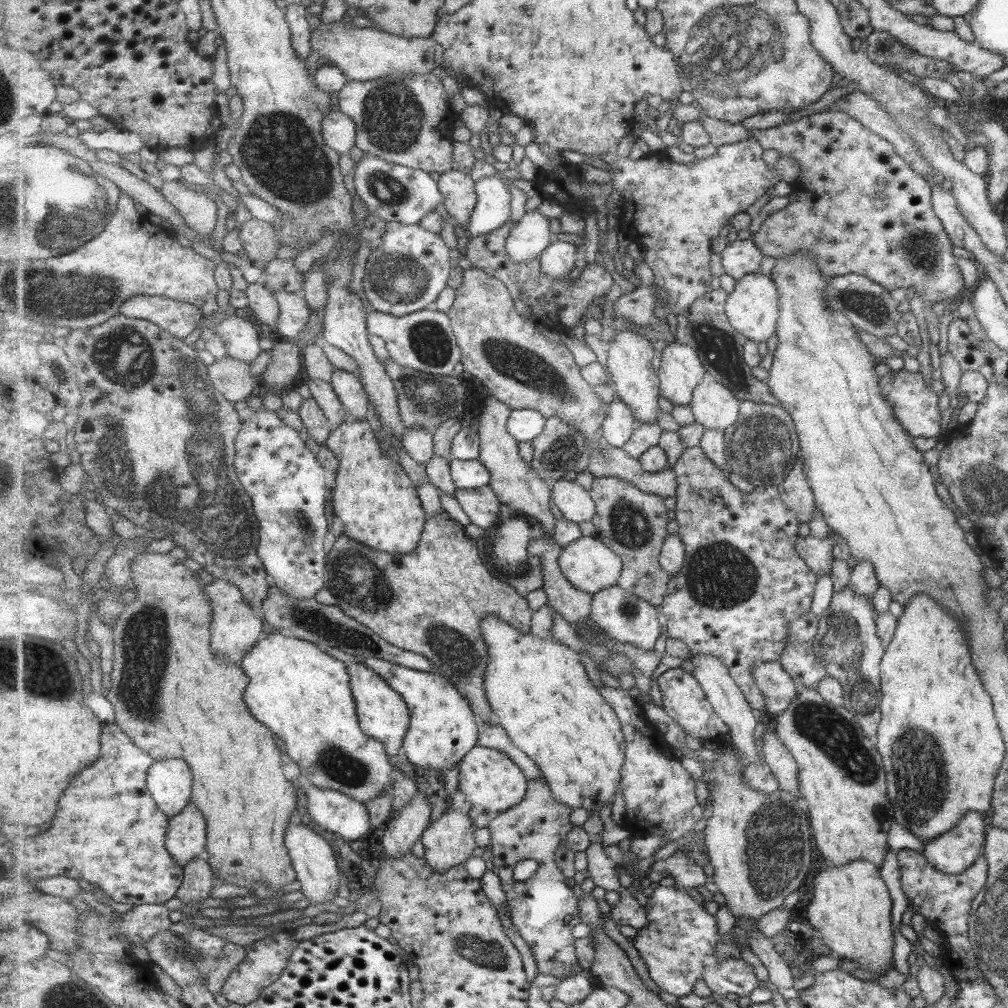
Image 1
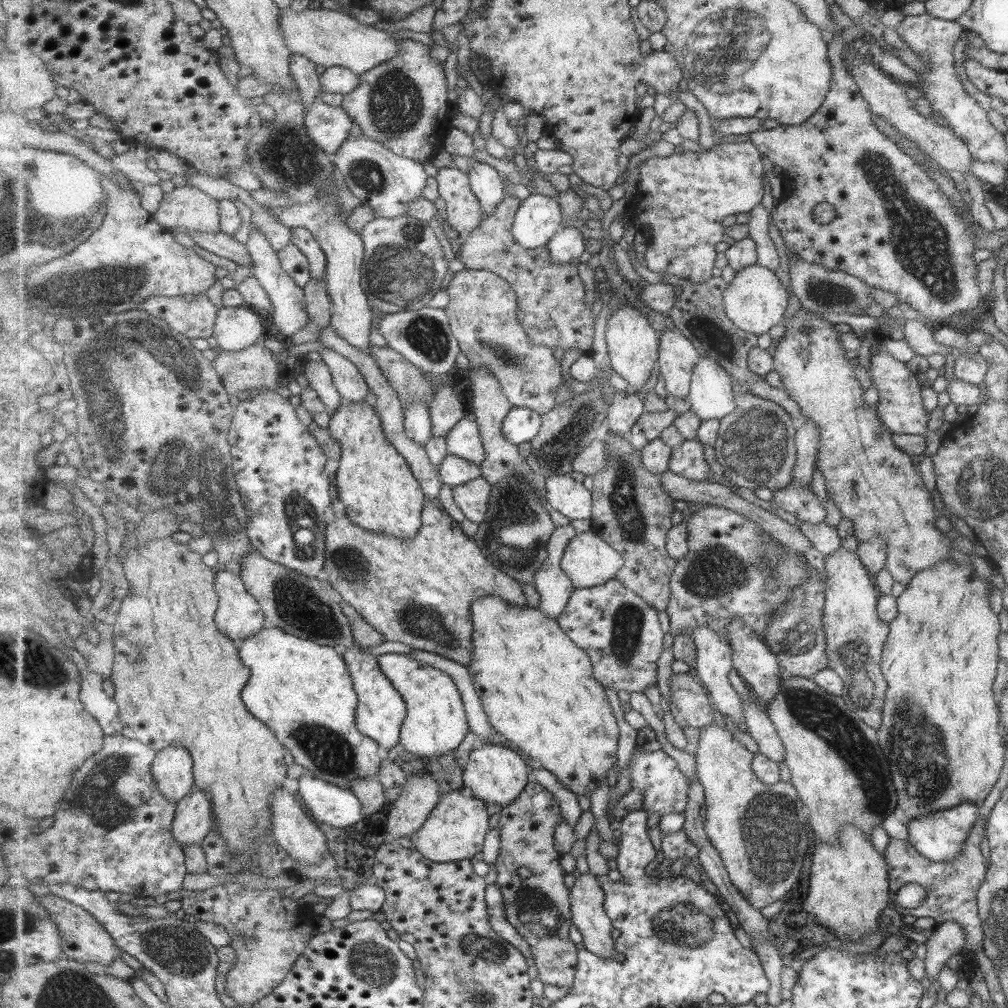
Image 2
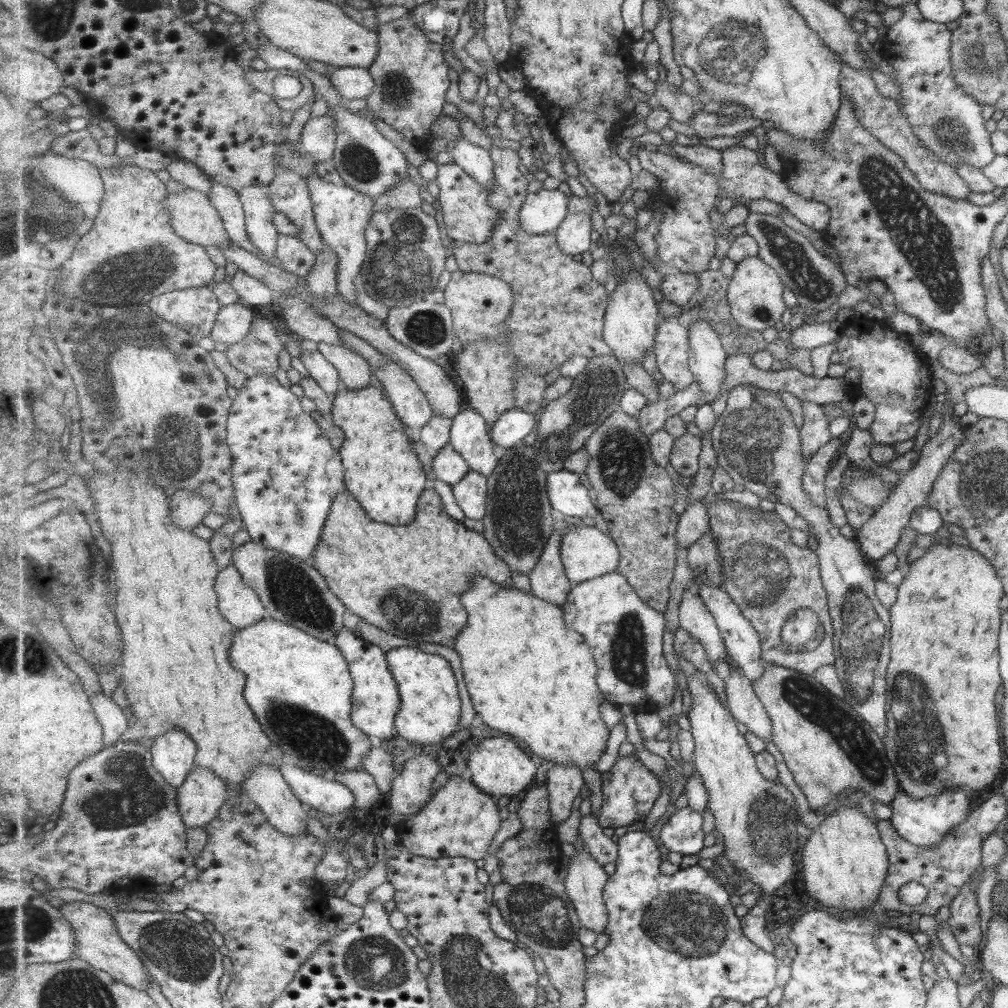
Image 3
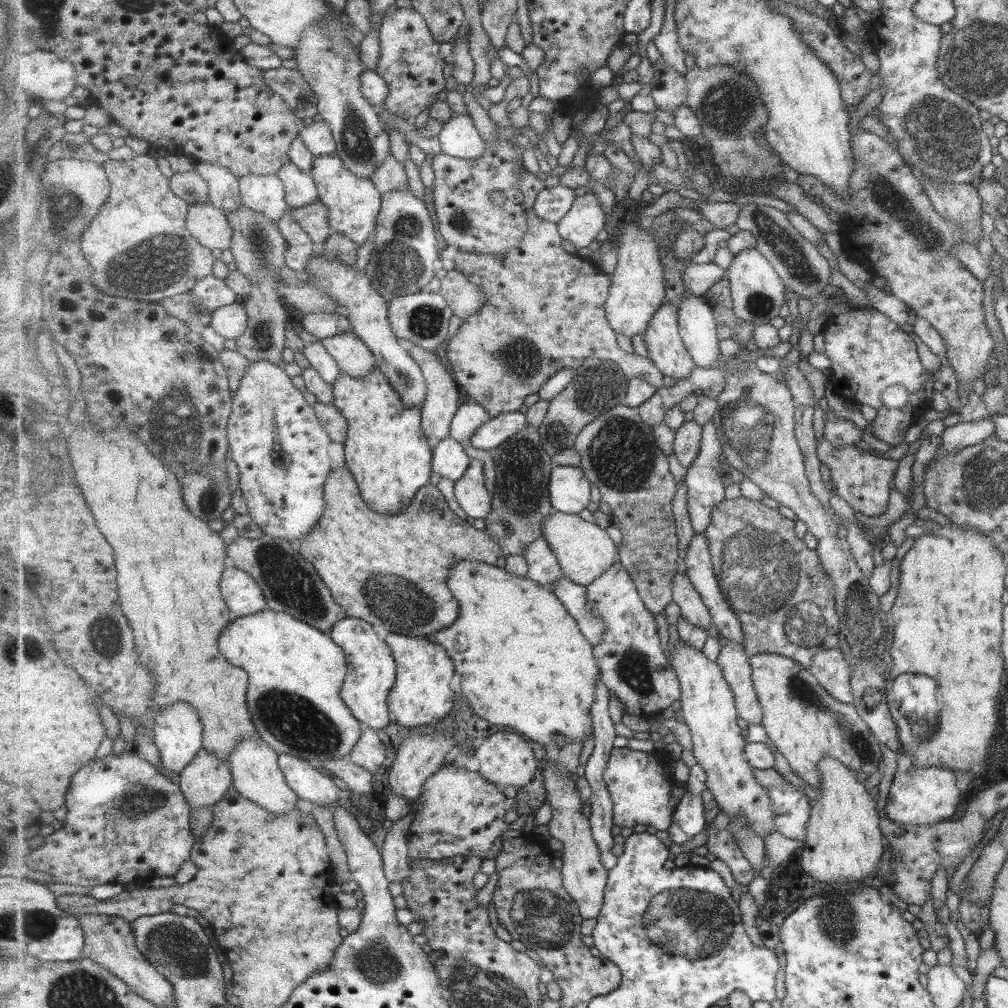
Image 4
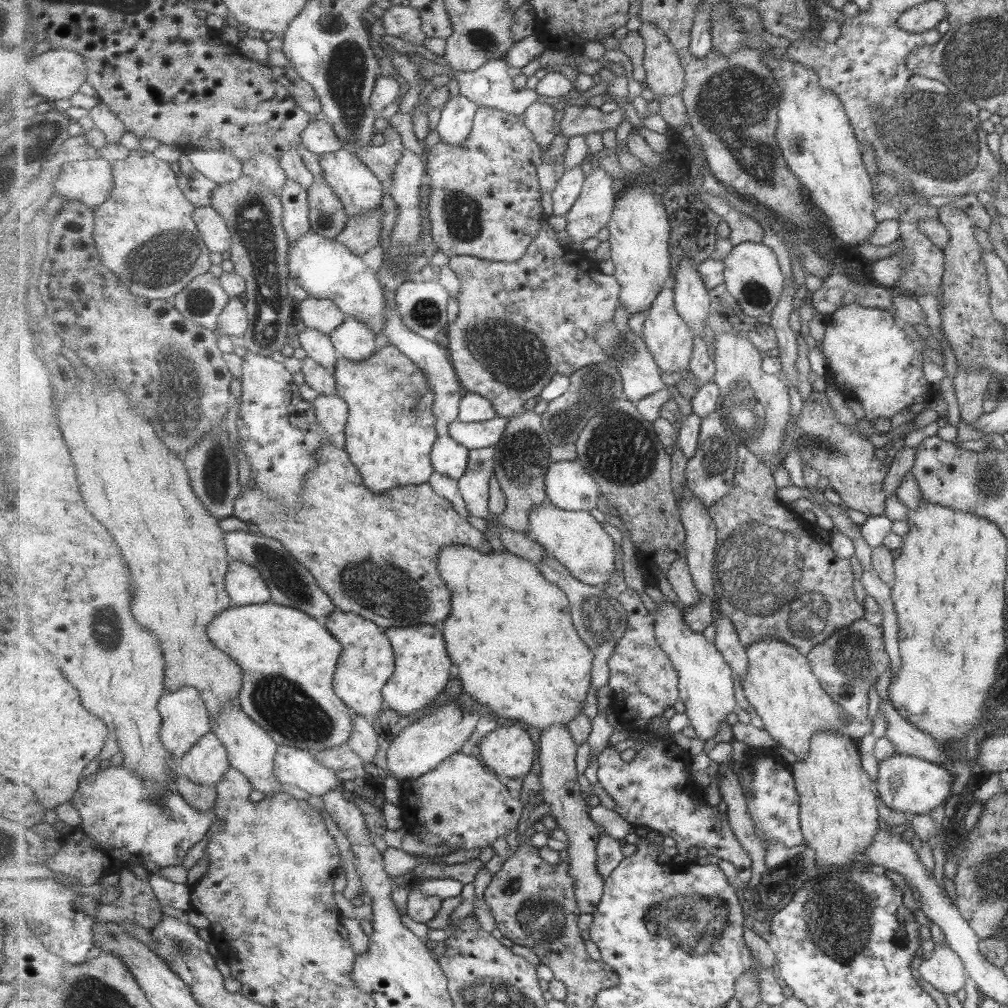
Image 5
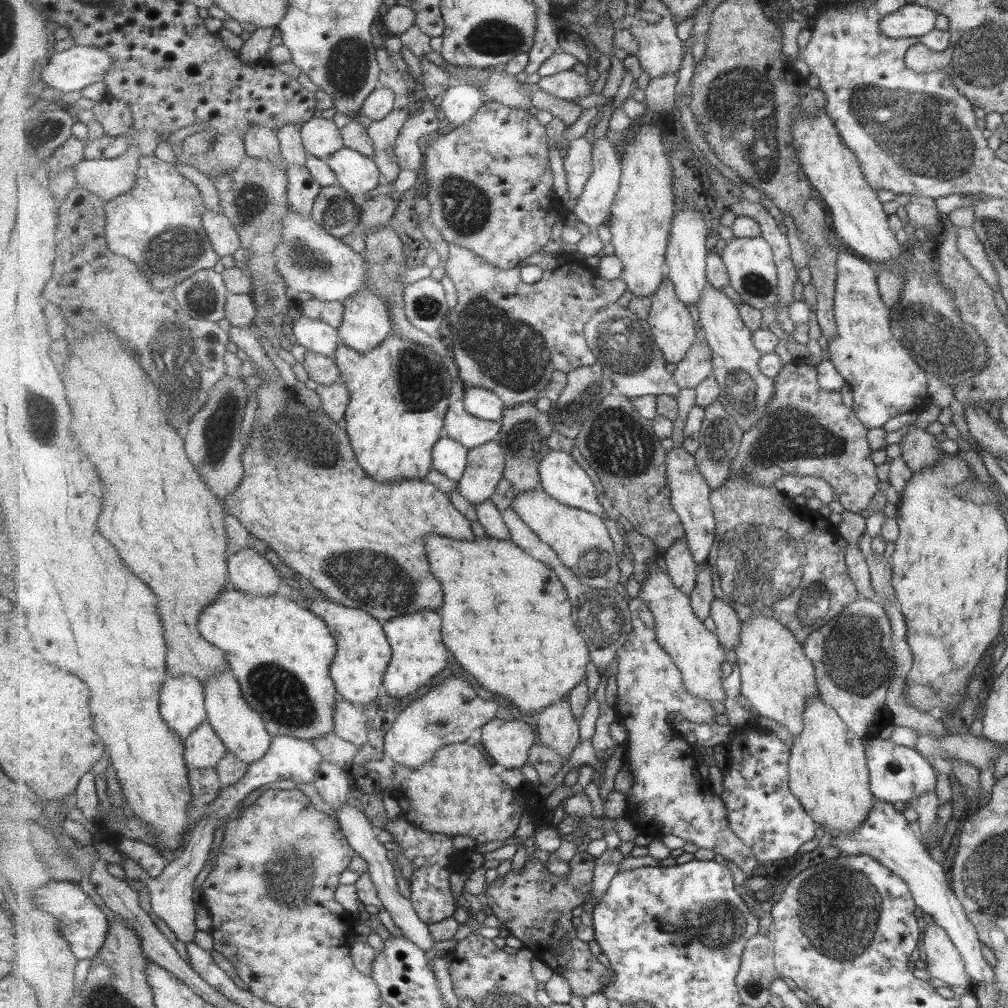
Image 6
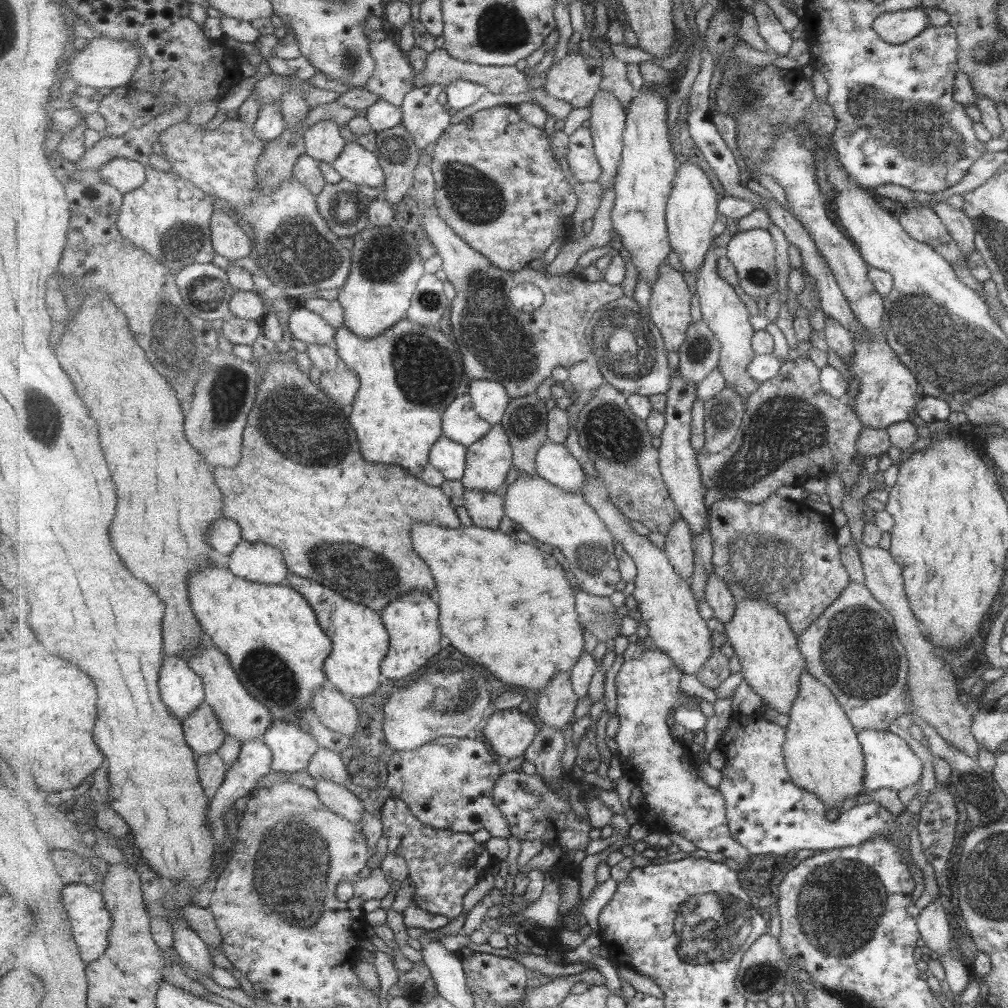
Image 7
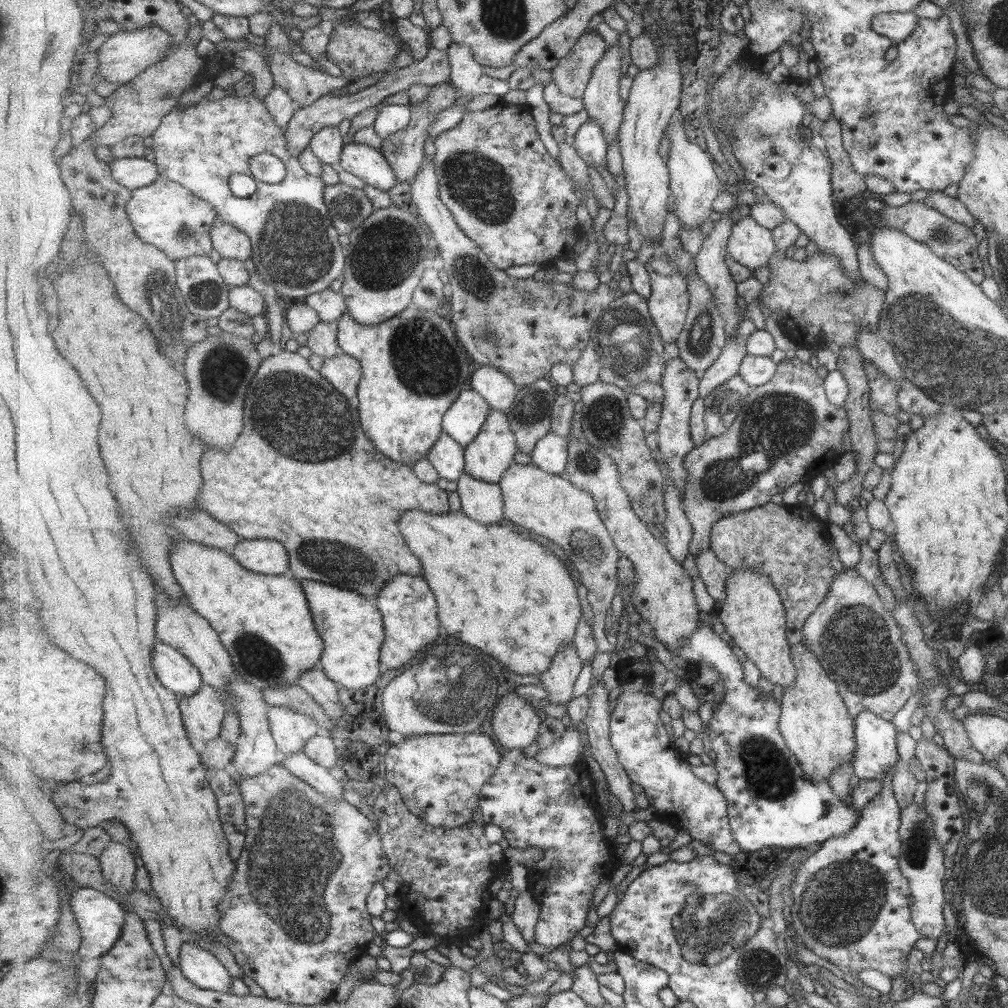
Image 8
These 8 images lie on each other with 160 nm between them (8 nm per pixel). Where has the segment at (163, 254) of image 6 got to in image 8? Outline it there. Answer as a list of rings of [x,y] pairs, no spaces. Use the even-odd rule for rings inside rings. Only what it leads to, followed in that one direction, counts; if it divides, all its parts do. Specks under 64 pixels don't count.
[[[161,175],[151,186],[132,191],[126,211],[139,239],[157,247],[175,261],[193,255],[207,256],[215,250],[213,222],[218,210],[215,210],[211,202],[195,196],[186,186],[173,182],[167,176]]]

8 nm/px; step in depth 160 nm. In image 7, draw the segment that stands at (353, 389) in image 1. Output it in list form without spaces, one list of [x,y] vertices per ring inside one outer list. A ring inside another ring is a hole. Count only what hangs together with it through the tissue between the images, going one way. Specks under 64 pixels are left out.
[[[394,220],[389,226],[372,226],[372,223],[354,237],[354,265],[346,285],[339,291],[338,299],[345,309],[346,326],[361,338],[377,338],[392,326],[407,317],[412,298],[418,289],[419,281],[425,274],[425,264],[419,256],[417,236],[403,230],[403,226]]]

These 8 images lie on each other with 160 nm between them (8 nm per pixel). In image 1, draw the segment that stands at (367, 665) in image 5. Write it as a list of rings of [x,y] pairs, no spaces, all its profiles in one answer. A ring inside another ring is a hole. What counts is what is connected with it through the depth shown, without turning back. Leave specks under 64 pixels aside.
[[[361,661],[348,664],[352,691],[356,700],[358,718],[364,734],[379,739],[386,746],[389,756],[397,756],[404,748],[404,741],[410,730],[411,713],[406,699],[399,694],[371,667]]]

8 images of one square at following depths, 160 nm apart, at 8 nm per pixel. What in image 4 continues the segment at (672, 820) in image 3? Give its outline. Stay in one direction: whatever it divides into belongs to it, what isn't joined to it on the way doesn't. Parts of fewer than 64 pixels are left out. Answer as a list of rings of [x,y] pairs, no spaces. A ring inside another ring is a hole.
[[[687,791],[675,808],[673,822],[667,830],[670,840],[677,845],[691,842],[705,830],[705,814],[703,798]]]

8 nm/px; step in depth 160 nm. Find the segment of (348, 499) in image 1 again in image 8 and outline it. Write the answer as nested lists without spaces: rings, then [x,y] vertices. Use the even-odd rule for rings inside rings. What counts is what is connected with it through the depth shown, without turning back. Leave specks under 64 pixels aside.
[[[414,302],[399,316],[377,326],[359,324],[350,313],[337,322],[338,343],[342,352],[356,358],[364,372],[358,398],[359,418],[375,448],[394,460],[414,466],[427,457],[444,433],[443,421],[447,411],[455,404],[471,382],[471,360],[465,346],[459,342],[449,319],[443,320],[431,310],[423,310]]]

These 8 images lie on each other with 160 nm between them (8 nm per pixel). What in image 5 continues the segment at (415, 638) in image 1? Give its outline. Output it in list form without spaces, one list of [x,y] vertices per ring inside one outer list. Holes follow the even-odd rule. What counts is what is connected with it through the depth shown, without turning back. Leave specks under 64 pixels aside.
[[[324,442],[314,455],[318,460],[318,467],[306,476],[304,506],[299,512],[290,512],[291,508],[265,496],[251,479],[249,487],[238,496],[232,516],[245,522],[250,521],[259,528],[260,534],[280,540],[301,565],[311,568],[319,586],[331,596],[339,610],[370,619],[383,630],[443,625],[451,616],[452,596],[439,568],[442,548],[457,544],[491,554],[494,551],[485,533],[463,518],[454,504],[437,494],[429,483],[401,486],[383,494],[375,494],[365,488],[362,474],[345,447],[338,448],[330,442]]]

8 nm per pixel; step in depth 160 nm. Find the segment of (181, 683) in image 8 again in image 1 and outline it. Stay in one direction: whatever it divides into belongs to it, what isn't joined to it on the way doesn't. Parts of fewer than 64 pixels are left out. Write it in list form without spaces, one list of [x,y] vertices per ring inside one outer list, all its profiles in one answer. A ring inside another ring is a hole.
[[[184,760],[156,761],[148,770],[148,786],[158,809],[172,819],[192,802],[194,774]]]

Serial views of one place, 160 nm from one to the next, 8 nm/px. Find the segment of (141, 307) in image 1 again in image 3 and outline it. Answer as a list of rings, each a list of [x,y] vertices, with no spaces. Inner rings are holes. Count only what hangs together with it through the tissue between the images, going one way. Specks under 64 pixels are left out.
[[[209,286],[161,293],[152,298],[149,306],[154,314],[174,322],[196,338],[212,336],[223,307]]]

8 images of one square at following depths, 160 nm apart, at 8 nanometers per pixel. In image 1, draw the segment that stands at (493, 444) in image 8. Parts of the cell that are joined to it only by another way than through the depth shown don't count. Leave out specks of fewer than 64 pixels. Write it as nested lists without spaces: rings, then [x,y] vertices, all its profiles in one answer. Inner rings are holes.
[[[490,486],[458,489],[456,497],[472,522],[481,529],[491,528],[500,522],[502,502]]]

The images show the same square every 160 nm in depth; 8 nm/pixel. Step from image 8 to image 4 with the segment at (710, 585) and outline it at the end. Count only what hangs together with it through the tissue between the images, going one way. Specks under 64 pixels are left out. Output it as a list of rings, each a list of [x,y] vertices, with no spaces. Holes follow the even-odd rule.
[[[722,641],[721,645],[722,650],[717,662],[719,666],[722,666],[724,677],[735,695],[738,716],[749,725],[762,725],[765,712],[758,699],[754,680],[752,679],[752,665],[749,656],[746,654],[744,644],[739,645],[738,643],[733,643],[733,641]]]

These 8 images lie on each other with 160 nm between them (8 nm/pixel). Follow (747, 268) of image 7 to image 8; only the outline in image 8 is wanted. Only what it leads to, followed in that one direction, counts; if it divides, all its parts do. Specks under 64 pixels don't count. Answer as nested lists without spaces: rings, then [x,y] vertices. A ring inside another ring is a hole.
[[[748,215],[735,224],[728,250],[729,255],[733,257],[733,259],[754,271],[757,270],[757,268],[769,266],[769,262],[775,257],[778,248],[772,230],[761,226],[752,216]]]

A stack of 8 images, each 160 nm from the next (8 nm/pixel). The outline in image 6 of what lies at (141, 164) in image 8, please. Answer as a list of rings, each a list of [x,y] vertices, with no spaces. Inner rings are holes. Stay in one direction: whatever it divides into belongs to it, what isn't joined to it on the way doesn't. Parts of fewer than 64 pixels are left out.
[[[131,146],[123,156],[113,160],[85,159],[75,167],[77,184],[107,202],[113,200],[131,190],[137,183],[141,157],[142,150]]]

